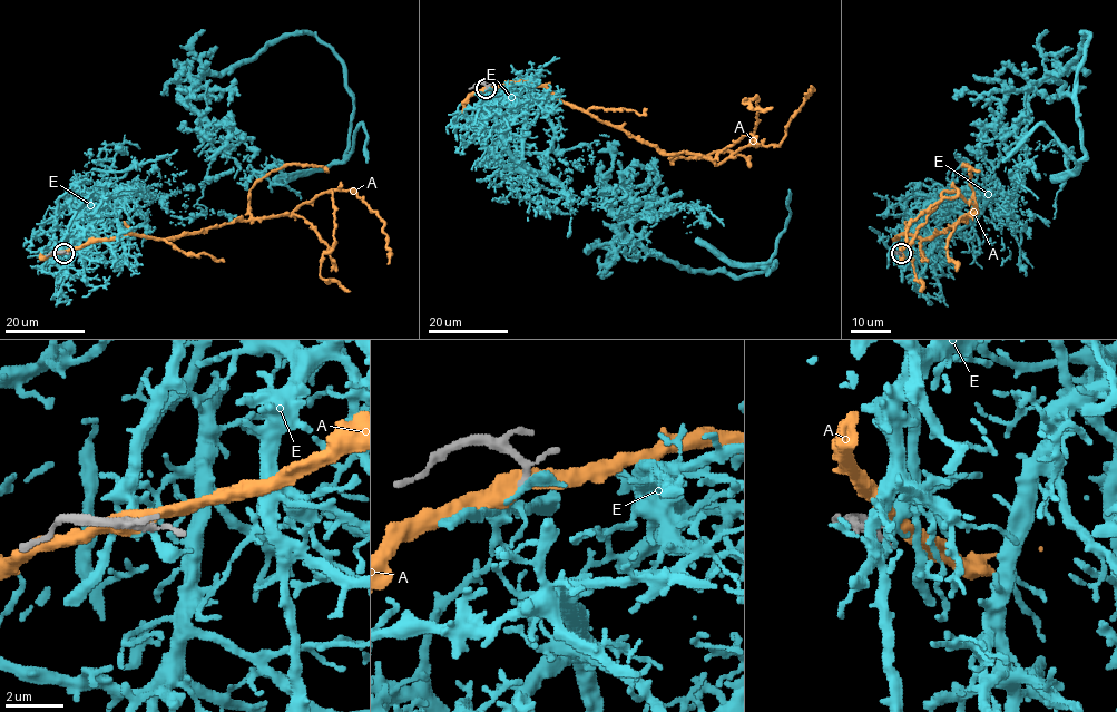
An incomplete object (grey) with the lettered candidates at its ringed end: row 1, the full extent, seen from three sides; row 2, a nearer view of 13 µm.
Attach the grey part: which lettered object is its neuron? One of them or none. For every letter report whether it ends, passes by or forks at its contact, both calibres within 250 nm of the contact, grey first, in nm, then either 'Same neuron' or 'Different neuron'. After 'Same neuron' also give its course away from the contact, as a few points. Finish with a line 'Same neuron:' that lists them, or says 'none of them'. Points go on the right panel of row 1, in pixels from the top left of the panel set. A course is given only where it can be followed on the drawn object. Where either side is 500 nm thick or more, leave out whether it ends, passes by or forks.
A: Thickness 190 nm (grey) against 550 nm. Different neuron
E: It passes by. Thickness 170 nm (grey) against 300 nm. Same neuron. Its course: (901, 253), (910, 198), (1016, 197), (1028, 90), (1086, 32), (1084, 155), (1040, 124), (1002, 163)
Same neuron: E

